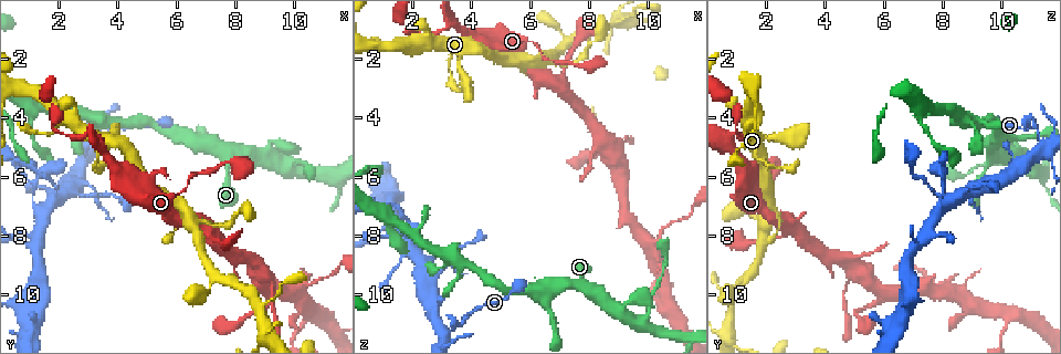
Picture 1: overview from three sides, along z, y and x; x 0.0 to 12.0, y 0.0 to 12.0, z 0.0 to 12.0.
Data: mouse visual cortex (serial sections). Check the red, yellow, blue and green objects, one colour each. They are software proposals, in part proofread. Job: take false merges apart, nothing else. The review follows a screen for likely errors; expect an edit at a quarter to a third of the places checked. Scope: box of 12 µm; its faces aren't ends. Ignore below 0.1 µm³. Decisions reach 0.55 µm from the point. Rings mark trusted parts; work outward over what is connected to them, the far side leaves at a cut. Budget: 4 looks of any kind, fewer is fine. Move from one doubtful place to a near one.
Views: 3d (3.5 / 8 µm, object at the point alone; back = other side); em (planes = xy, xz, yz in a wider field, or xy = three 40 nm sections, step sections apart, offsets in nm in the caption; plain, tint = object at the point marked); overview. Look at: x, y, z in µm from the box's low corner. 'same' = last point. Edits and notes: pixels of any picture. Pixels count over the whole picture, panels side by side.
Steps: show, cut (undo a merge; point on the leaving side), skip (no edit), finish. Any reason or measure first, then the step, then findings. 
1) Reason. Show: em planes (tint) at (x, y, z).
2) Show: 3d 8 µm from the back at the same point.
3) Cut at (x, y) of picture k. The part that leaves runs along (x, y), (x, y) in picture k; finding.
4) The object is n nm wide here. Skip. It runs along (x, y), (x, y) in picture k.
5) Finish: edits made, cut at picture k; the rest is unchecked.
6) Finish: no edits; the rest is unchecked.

Three arms meet. Show: 3d 8 µm from the back at (3.5, 4.9, 0.8).

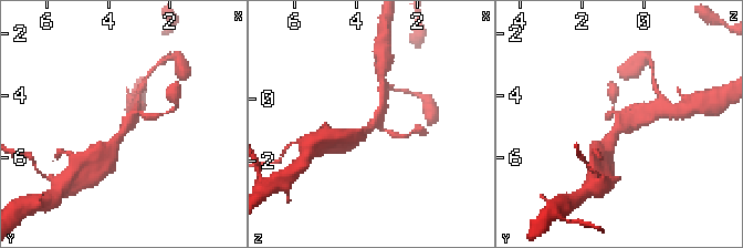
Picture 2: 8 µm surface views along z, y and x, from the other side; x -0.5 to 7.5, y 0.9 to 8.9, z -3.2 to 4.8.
Now the EM. Show: em xy step 3 (tint) at (3.5, 4.9, 0.8).

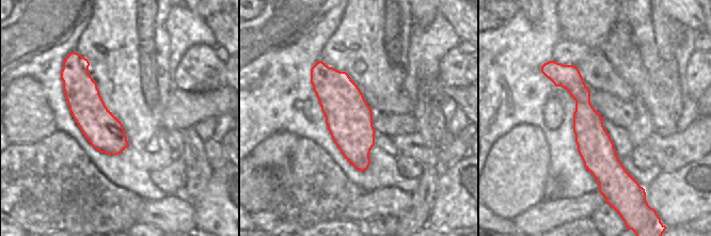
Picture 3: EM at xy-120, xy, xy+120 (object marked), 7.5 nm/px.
Skip. It runs along (107, 151), (133, 112), (146, 116) in picture 2; all the same cell.

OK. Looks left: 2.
Side arm on a straight run. Show: 3d 3.5 µm at (9.9, 10.0, 8.2).

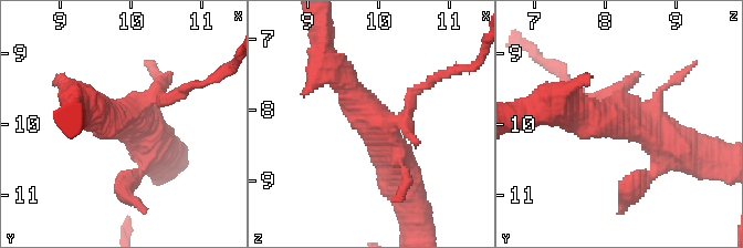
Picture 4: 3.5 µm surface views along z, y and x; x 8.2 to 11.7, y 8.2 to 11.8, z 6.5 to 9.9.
Shape alone is not enough. Show: em xy step 2 (tint) at (10.00, 9.95, 8.20).

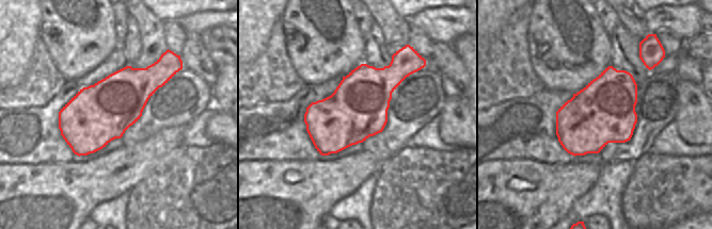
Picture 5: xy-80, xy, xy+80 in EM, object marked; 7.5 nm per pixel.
Cut at (169, 99) of picture 4. The part that leaves runs along (152, 96), (168, 101), (230, 70) in picture 4; a second cell is stuck on.

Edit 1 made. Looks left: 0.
Finish: edits made, cut at picture 4; the rest is unchecked.

